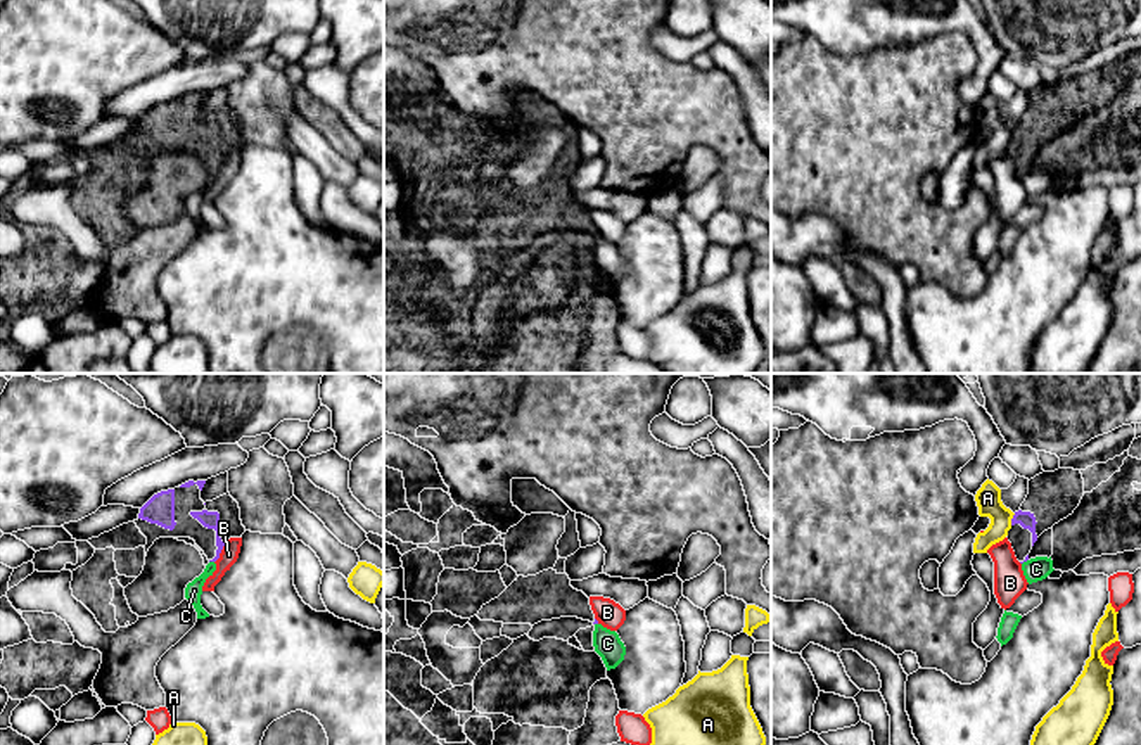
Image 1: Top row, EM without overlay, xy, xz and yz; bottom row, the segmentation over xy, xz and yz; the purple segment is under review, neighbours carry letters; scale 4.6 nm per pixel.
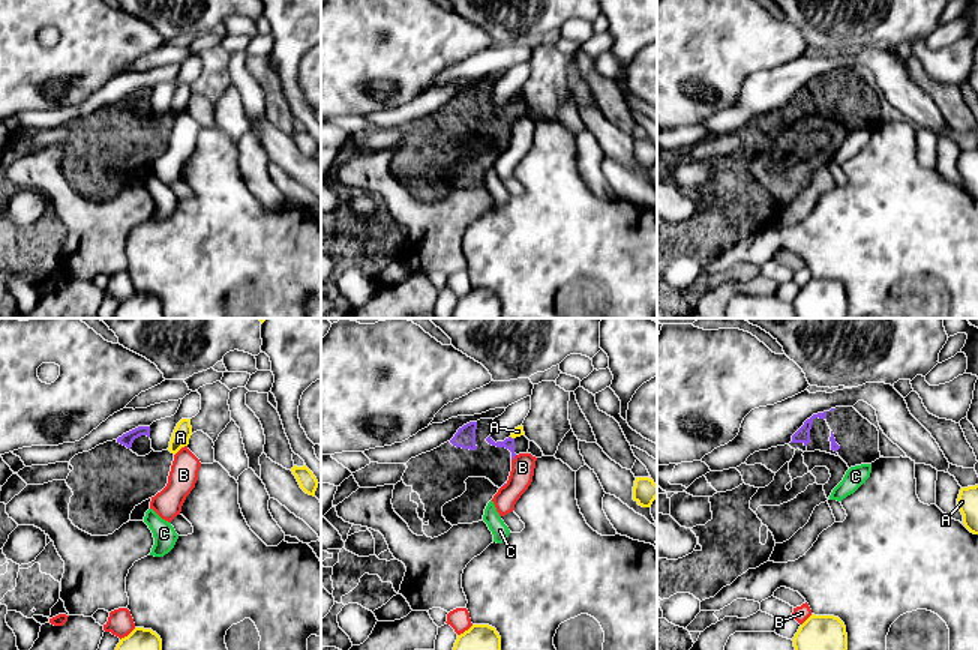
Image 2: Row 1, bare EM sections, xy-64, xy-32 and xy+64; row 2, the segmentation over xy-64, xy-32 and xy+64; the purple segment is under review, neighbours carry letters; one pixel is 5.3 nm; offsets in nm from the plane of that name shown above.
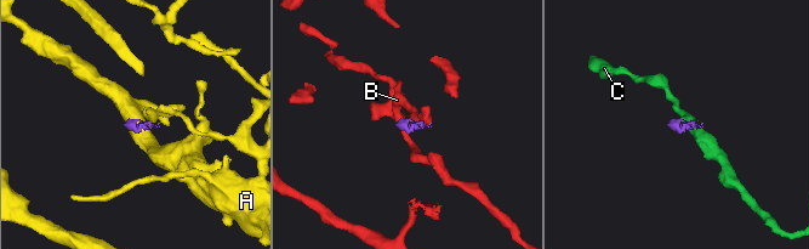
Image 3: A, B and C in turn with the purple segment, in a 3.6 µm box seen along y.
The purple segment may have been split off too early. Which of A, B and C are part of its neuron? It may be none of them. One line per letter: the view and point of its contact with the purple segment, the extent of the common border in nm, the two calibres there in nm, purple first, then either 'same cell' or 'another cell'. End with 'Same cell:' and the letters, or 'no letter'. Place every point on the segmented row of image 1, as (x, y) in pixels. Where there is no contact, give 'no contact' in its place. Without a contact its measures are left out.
A: meets purple in yz at (1012, 519); contact 60 nm long; 80 nm thick on the purple side, 120 nm on the other; another cell
B: meets purple in xy at (220, 552); contact 120 nm long; 80 nm thick on the purple side, 90 nm on the other; another cell
C: meets purple in xy at (211, 560); contact 30 nm long; 80 nm thick on the purple side, 80 nm on the other; another cell
Same cell: no letter

